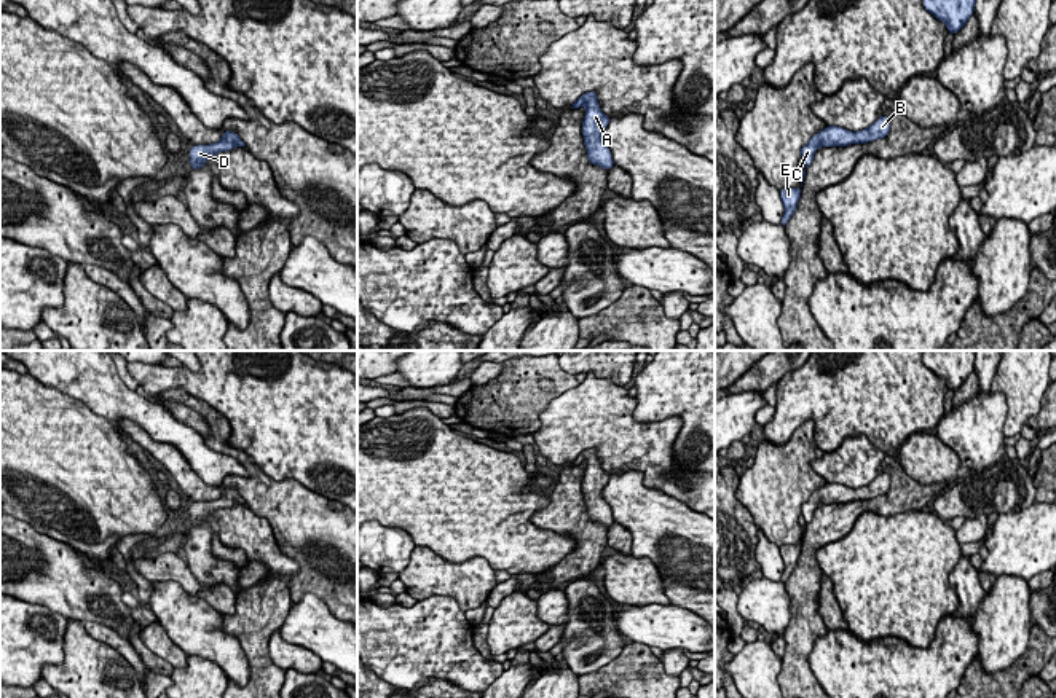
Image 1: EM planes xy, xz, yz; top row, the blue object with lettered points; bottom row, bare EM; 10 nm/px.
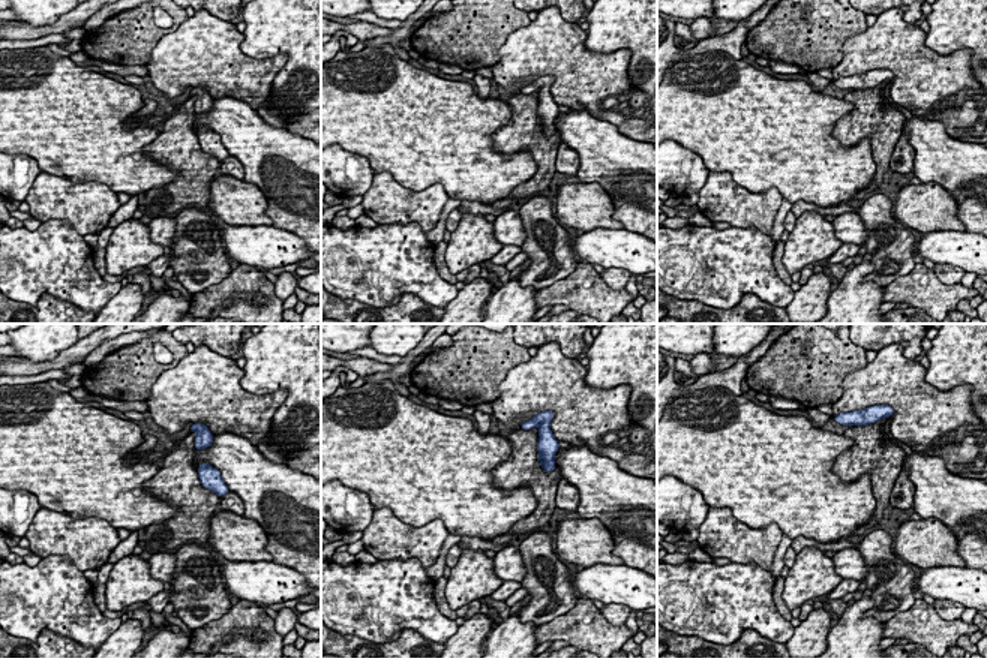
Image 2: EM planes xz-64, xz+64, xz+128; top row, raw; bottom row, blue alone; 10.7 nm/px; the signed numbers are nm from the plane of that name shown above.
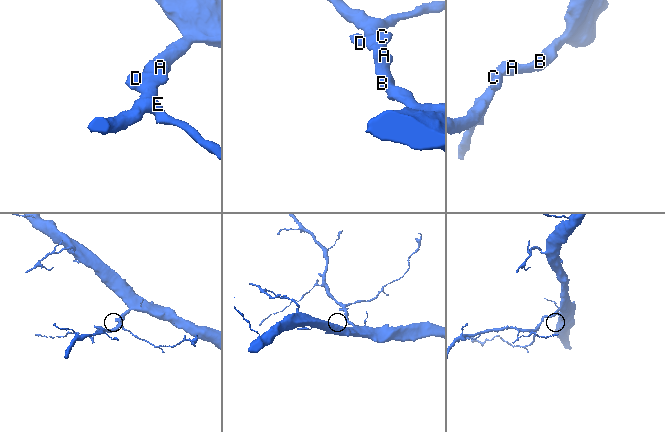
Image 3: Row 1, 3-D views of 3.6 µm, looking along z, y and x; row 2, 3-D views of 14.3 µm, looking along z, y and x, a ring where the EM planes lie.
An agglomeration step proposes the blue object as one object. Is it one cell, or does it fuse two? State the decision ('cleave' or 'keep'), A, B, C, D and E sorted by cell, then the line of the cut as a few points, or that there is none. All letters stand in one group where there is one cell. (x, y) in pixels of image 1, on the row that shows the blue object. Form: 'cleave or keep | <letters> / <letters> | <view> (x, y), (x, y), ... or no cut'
keep | A B C D E | no cut

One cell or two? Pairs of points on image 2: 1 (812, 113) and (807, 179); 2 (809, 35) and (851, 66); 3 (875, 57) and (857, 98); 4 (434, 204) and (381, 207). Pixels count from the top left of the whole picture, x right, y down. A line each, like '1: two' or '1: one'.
1: one
2: two
3: two
4: one

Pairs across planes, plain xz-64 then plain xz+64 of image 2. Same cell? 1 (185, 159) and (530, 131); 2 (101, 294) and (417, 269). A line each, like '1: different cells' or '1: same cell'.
1: same cell
2: same cell

